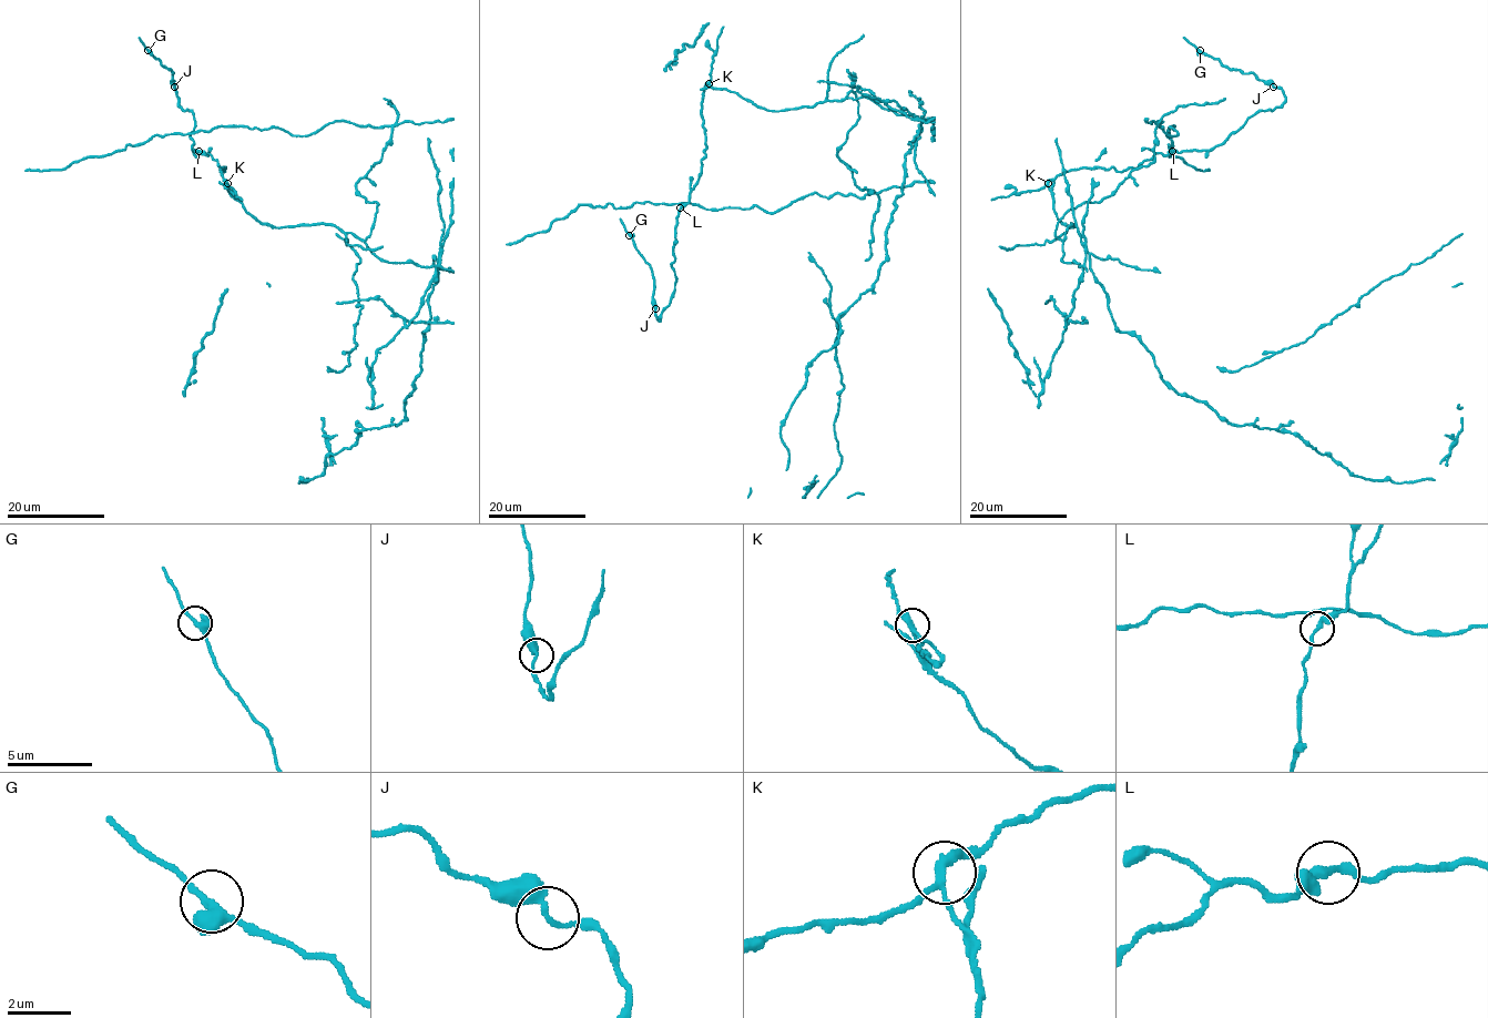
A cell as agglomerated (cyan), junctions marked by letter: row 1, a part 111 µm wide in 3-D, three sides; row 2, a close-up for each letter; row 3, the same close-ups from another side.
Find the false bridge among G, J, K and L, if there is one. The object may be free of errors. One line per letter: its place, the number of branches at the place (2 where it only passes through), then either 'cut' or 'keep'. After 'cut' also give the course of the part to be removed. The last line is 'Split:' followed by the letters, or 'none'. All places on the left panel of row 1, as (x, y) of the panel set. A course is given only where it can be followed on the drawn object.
G: (148, 50) | 3 | keep
J: (174, 87) | 2 | keep
K: (227, 183) | 3 | cut
L: (199, 151) | 2 | keep
Split: K

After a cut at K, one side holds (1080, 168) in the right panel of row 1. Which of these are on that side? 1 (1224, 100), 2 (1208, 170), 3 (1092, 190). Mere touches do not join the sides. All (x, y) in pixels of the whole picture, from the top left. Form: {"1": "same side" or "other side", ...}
{"1": "other side", "2": "other side", "3": "other side"}

